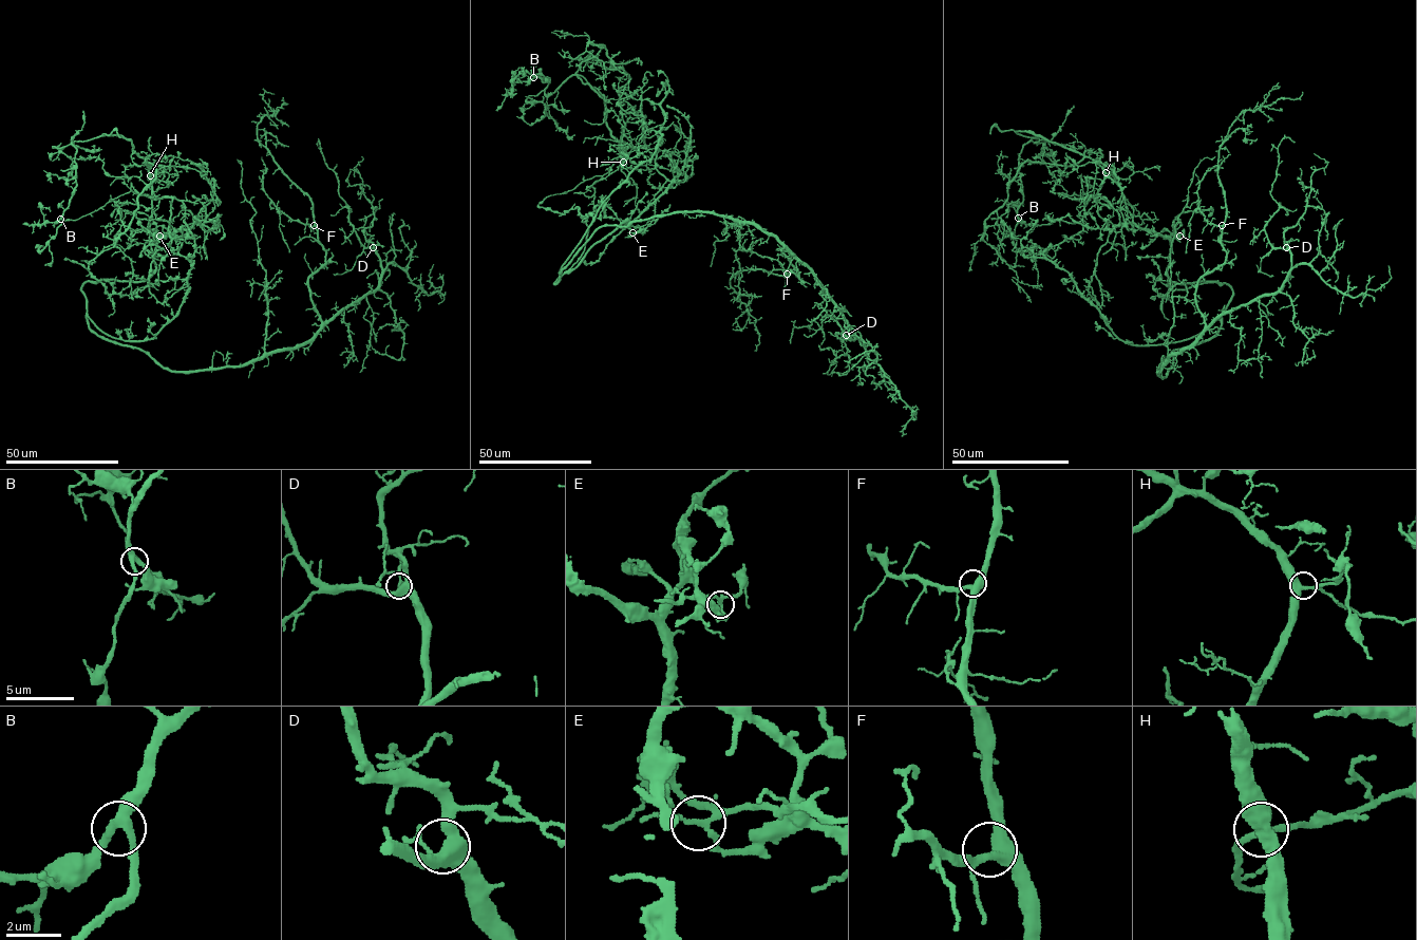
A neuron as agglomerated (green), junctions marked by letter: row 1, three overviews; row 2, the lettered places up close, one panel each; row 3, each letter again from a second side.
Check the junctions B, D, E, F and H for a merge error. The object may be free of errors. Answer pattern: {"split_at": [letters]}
{"split_at": ["E"]}

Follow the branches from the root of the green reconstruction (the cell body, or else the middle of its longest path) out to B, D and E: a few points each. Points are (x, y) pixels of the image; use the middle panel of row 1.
B: (561, 273), (666, 180), (645, 148), (622, 158), (587, 83), (571, 75), (547, 96), (533, 77)
D: (561, 273), (602, 226), (713, 211), (774, 234), (811, 271), (854, 338), (846, 335)
E: (561, 273), (555, 284), (591, 247), (622, 223), (628, 221), (629, 226), (641, 228), (633, 232)

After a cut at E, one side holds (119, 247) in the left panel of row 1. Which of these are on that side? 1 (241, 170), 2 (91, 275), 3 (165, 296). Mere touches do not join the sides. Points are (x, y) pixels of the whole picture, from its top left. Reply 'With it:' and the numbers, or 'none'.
With it: 3

